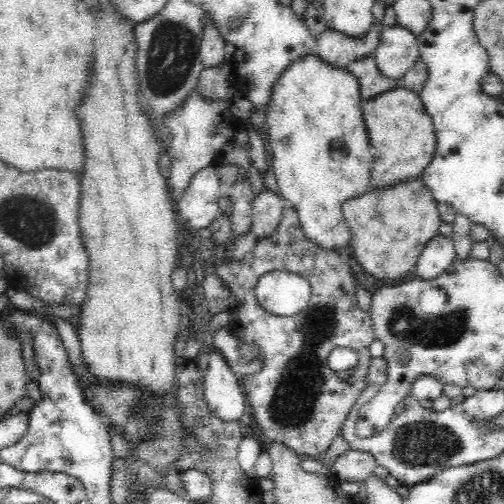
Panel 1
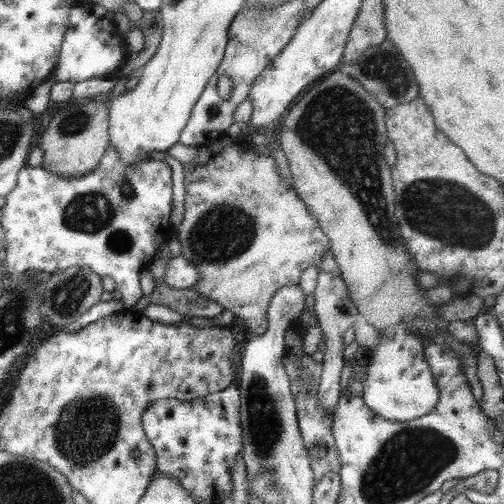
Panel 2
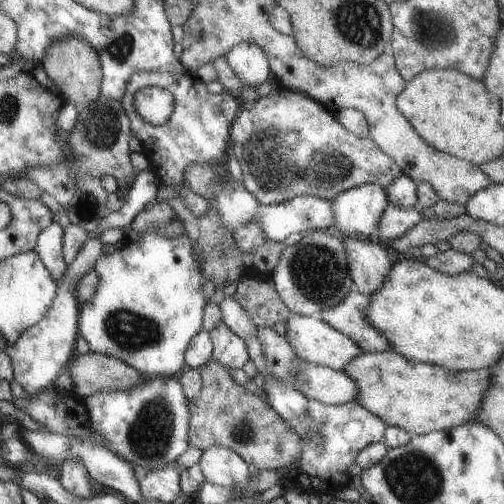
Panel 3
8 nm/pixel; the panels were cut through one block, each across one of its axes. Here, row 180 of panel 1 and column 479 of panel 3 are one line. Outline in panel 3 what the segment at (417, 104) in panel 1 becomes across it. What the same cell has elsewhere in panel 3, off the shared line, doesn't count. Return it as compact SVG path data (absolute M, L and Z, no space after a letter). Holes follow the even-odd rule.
M393 350L361 352L343 366L343 372L357 386L357 404L381 418L387 428L403 428L411 436L453 430L455 426L475 420L483 392L491 380L489 368L475 372L451 372L443 366L411 362Z

